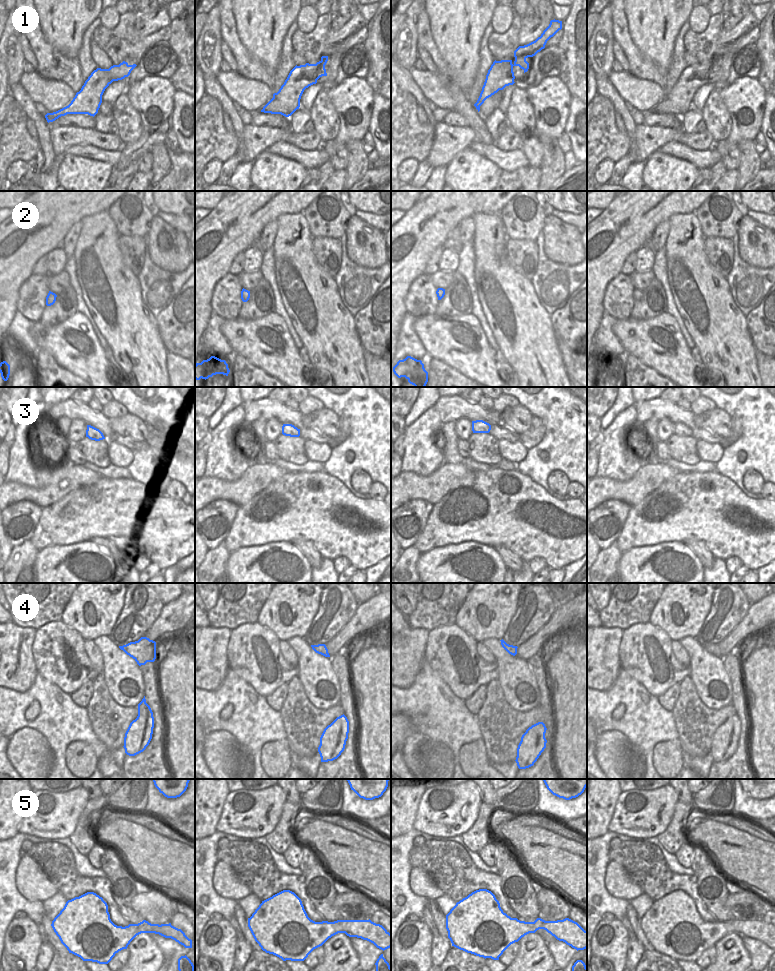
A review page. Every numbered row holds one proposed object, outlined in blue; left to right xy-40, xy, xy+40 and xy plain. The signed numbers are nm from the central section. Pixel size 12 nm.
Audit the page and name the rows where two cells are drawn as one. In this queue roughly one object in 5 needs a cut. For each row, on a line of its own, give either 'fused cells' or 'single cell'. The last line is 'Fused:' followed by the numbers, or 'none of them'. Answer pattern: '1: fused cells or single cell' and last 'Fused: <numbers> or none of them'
1: single cell
2: single cell
3: single cell
4: single cell
5: single cell
Fused: none of them

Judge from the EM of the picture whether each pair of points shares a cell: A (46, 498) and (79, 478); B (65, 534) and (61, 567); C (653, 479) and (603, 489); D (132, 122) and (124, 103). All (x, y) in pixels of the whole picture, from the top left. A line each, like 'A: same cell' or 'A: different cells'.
A: same cell
B: different cells
C: same cell
D: same cell

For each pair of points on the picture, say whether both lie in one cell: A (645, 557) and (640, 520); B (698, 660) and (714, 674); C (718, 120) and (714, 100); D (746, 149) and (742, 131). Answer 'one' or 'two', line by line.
A: two
B: one
C: one
D: two

